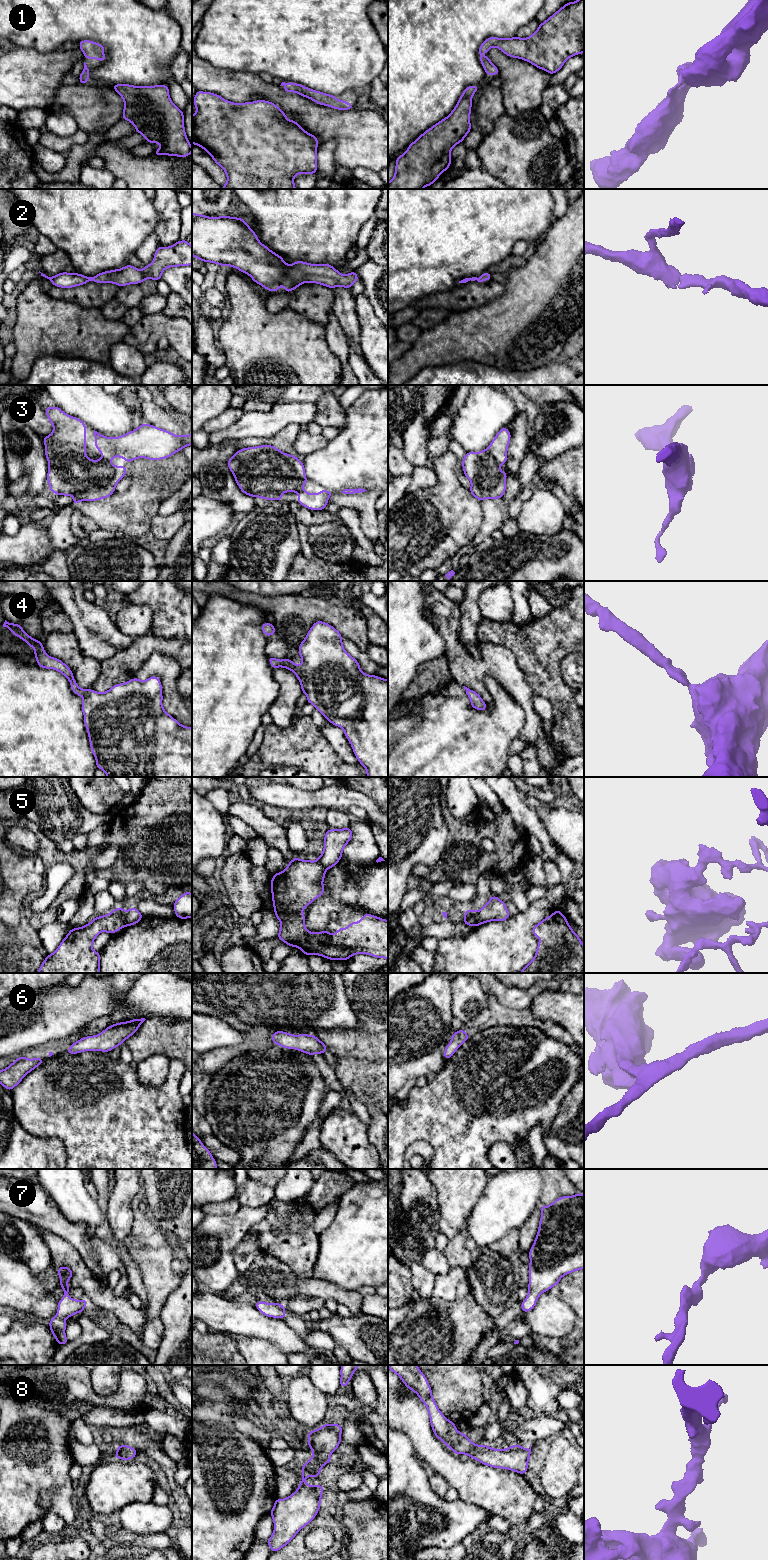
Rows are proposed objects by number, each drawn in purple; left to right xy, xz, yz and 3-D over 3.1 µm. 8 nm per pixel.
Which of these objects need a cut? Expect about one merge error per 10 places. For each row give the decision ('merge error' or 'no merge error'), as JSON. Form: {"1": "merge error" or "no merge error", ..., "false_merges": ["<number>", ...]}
{"1": "no merge error", "2": "no merge error", "3": "no merge error", "4": "no merge error", "5": "merge error", "6": "no merge error", "7": "no merge error", "8": "no merge error", "false_merges": ["5"]}

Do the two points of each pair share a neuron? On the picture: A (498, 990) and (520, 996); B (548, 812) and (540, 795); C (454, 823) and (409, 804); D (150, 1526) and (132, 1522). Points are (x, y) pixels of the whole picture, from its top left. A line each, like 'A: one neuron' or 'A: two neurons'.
A: one neuron
B: two neurons
C: two neurons
D: one neuron

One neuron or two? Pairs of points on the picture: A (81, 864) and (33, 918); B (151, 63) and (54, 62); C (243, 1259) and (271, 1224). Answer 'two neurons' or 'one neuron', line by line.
A: one neuron
B: two neurons
C: two neurons

